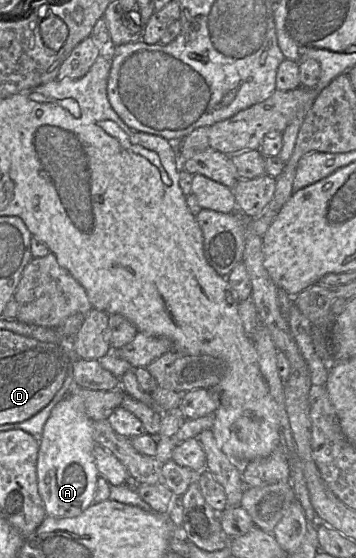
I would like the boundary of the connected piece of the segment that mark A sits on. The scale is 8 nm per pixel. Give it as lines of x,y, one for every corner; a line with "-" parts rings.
69,394
52,409
46,421
37,460
38,491
46,514
57,518
80,515
94,503
99,472
94,449
93,420
85,411
82,399

